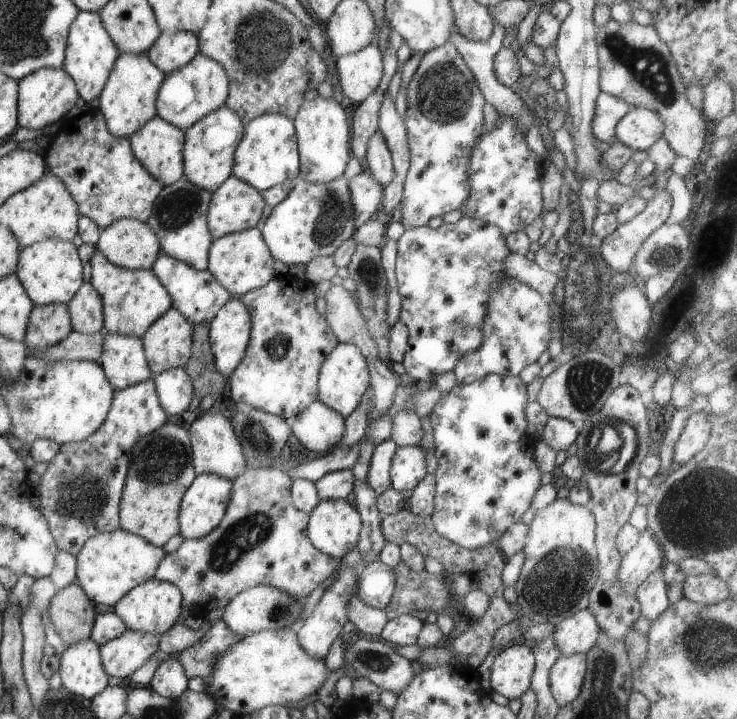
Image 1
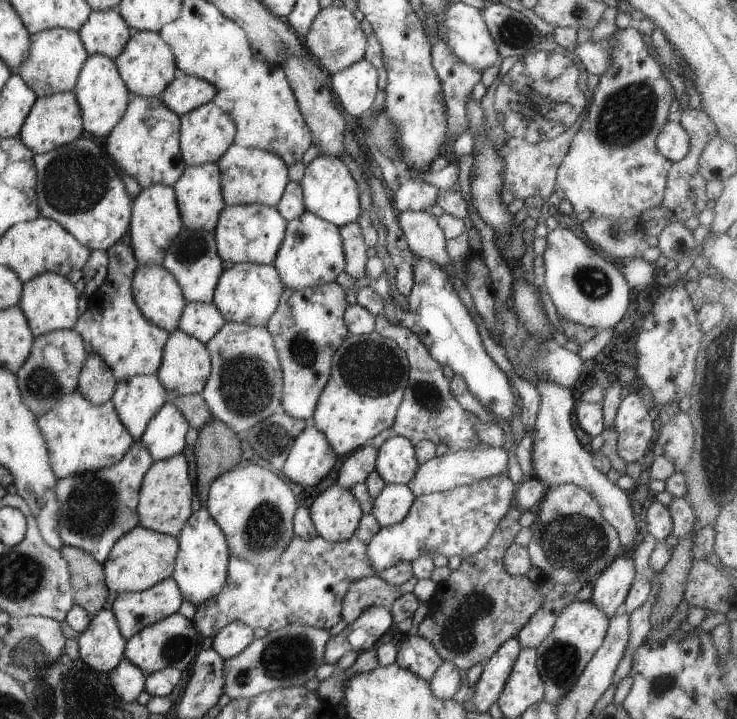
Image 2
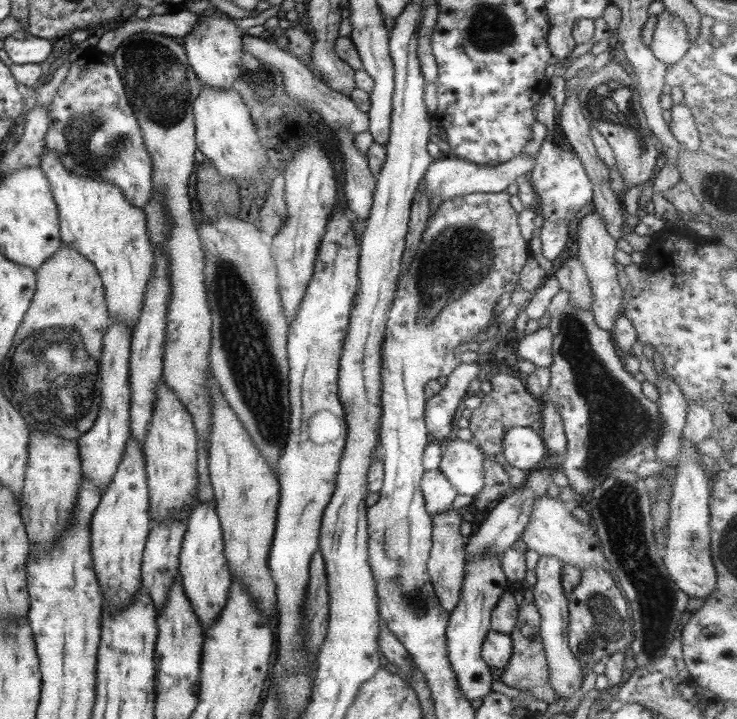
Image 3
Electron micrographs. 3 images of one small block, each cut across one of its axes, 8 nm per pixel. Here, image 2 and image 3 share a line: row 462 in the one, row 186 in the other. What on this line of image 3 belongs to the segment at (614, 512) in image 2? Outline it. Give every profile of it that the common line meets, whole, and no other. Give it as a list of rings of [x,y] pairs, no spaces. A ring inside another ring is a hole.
[[[547,134],[539,147],[535,160],[527,175],[538,199],[537,214],[543,217],[543,225],[539,230],[541,254],[552,262],[567,244],[567,224],[574,219],[575,209],[592,201],[592,184],[577,155],[569,148],[553,145],[550,134]]]

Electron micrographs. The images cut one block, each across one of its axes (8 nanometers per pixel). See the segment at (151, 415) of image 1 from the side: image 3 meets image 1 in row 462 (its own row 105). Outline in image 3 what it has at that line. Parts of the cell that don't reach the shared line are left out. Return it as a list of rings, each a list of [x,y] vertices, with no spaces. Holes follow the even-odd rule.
[[[91,47],[70,63],[46,115],[45,148],[56,154],[61,166],[72,174],[110,182],[133,208],[145,207],[152,190],[151,161],[110,55]]]

